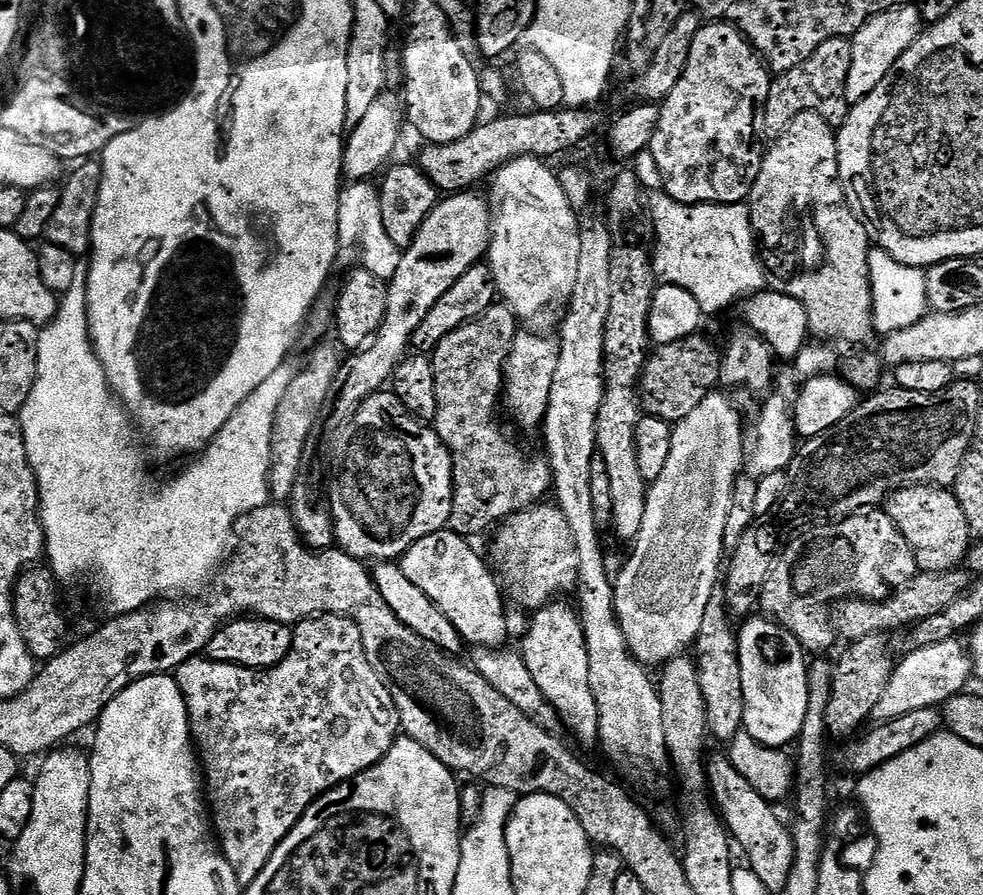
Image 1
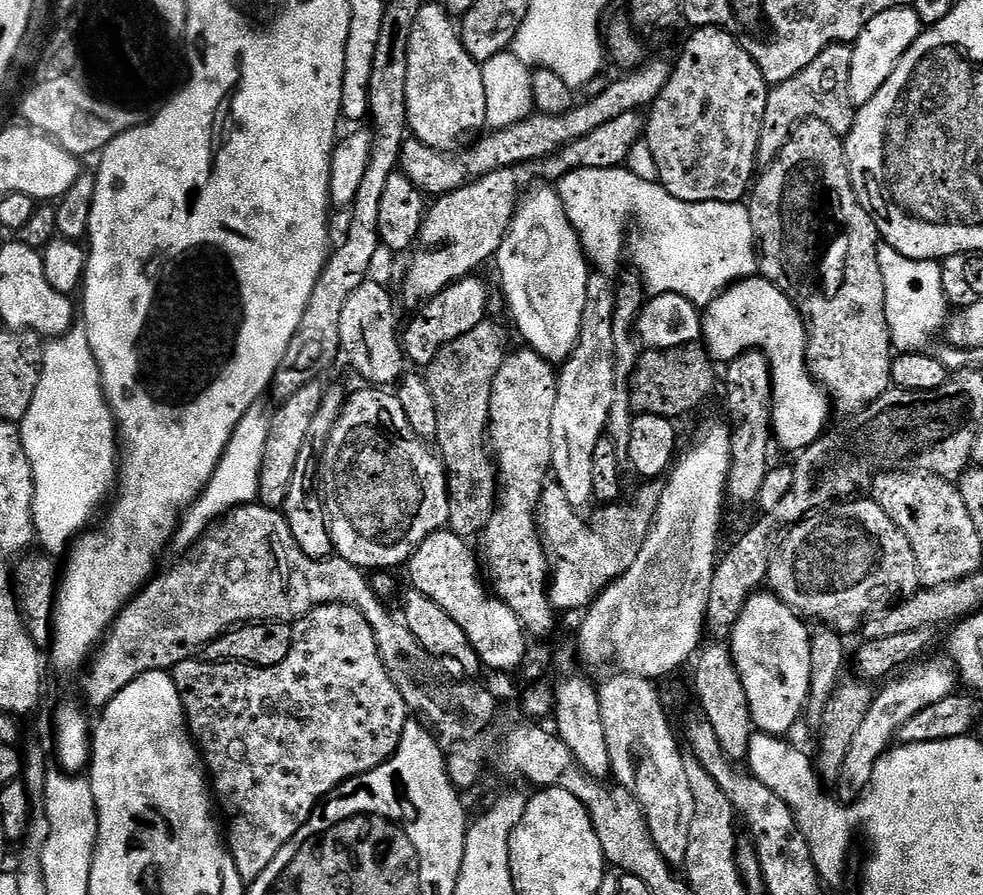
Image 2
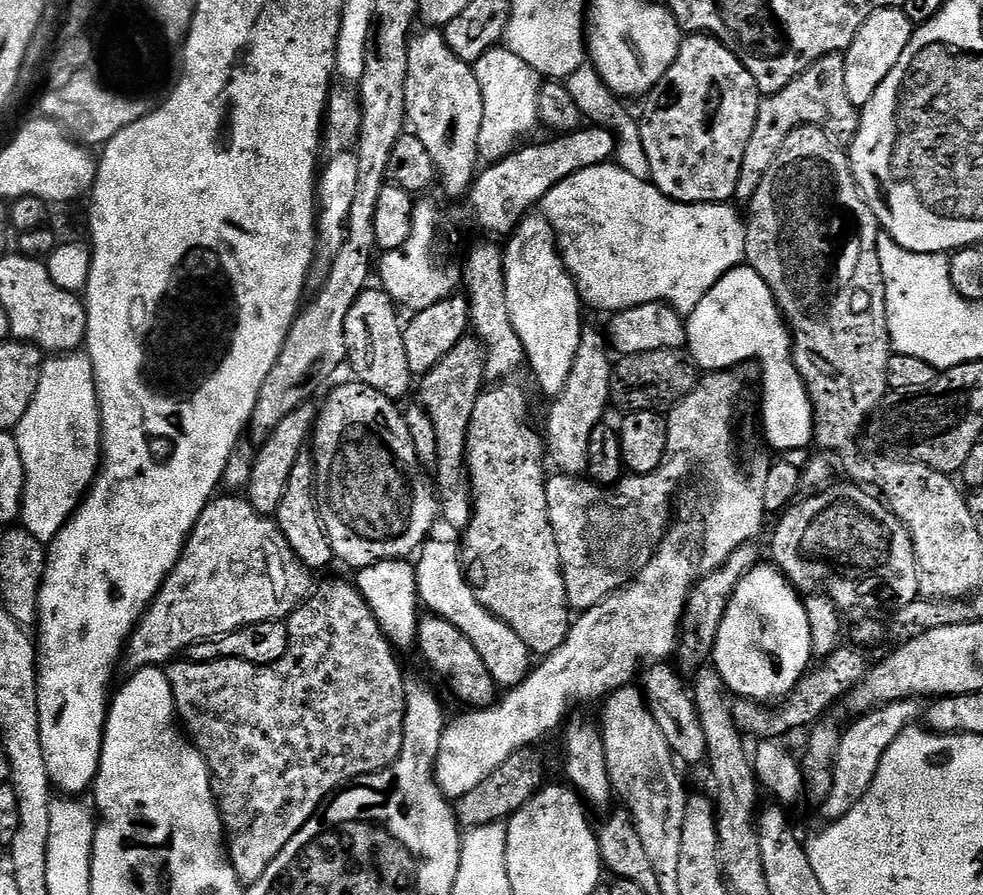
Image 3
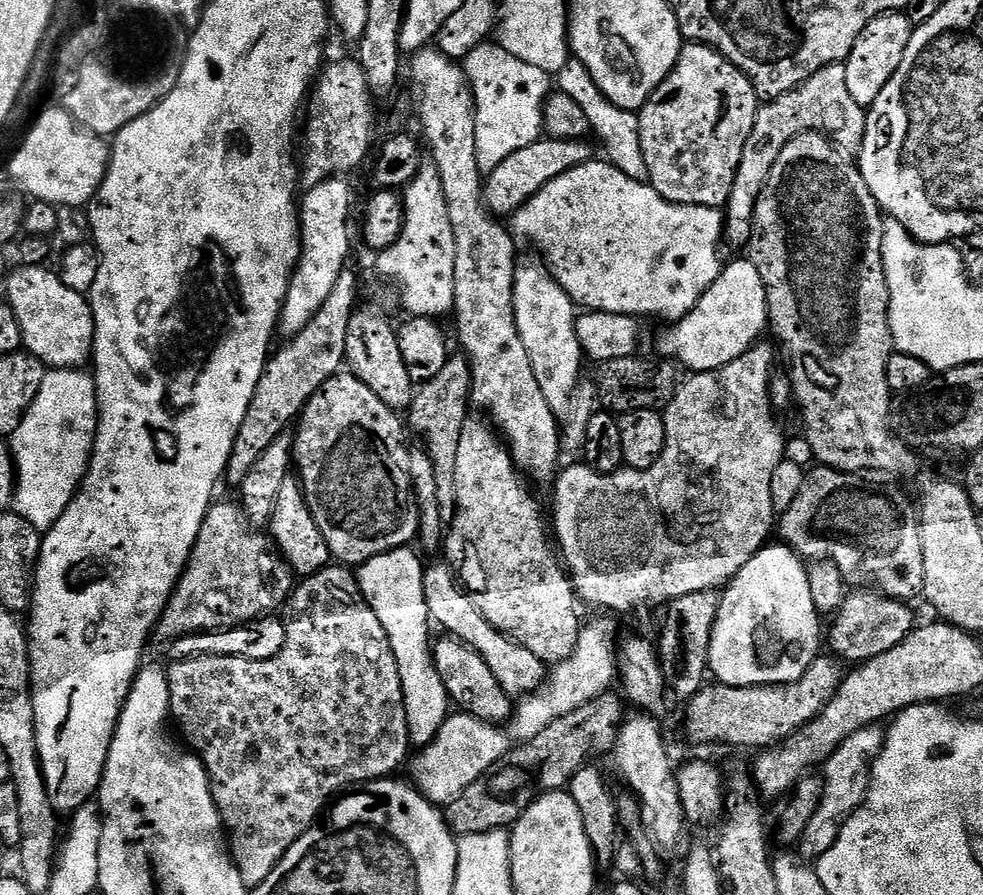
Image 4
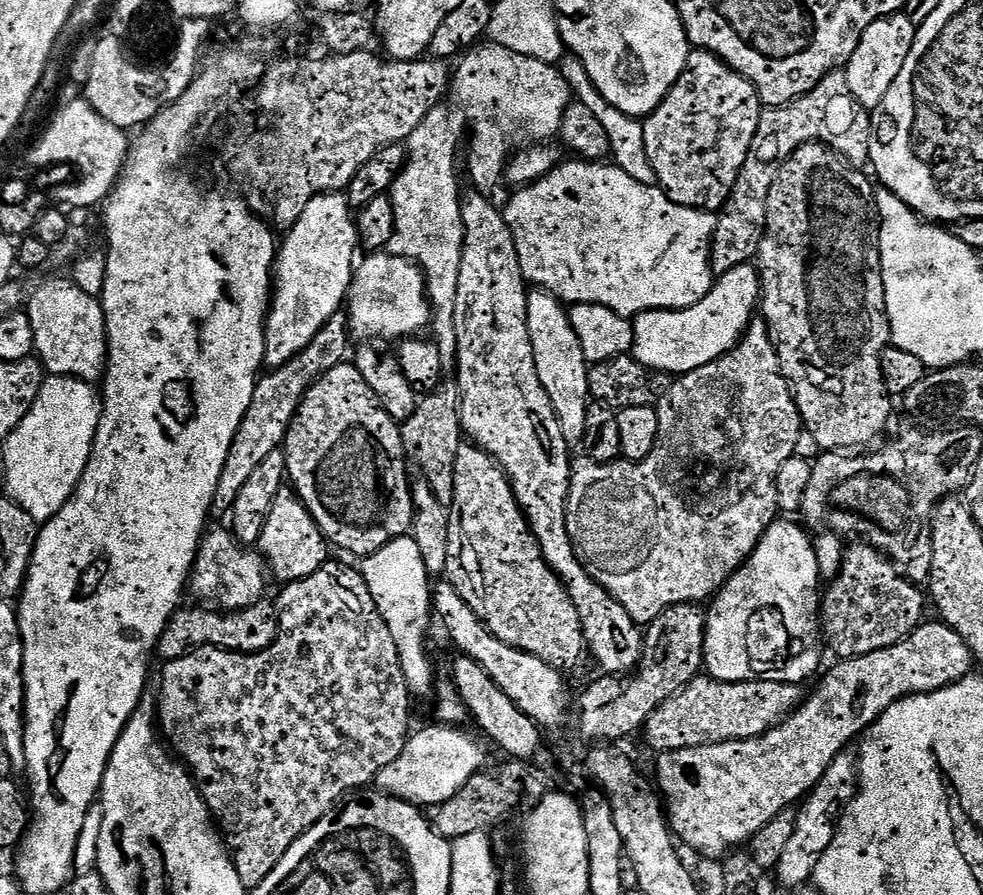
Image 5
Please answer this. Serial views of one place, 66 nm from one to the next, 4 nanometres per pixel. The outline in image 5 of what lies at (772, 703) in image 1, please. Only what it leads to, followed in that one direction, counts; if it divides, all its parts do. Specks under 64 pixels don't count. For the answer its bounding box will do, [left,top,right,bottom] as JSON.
[704,519,822,684]

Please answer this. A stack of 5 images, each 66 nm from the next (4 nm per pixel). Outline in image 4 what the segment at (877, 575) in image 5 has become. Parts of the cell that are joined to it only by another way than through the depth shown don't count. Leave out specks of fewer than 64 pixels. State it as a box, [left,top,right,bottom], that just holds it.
[831,590,914,662]

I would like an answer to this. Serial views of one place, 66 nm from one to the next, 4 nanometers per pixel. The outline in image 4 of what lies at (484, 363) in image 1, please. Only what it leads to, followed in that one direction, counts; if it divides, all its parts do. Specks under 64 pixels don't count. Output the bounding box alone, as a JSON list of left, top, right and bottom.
[406,354,472,522]

